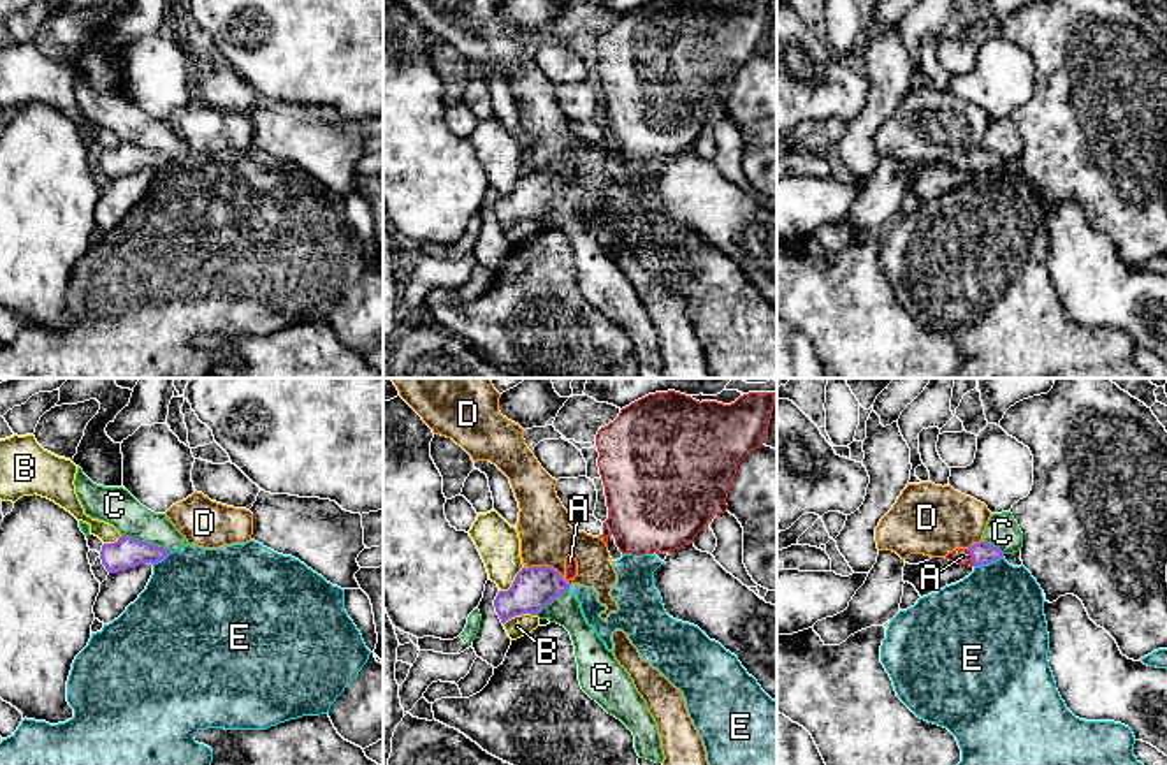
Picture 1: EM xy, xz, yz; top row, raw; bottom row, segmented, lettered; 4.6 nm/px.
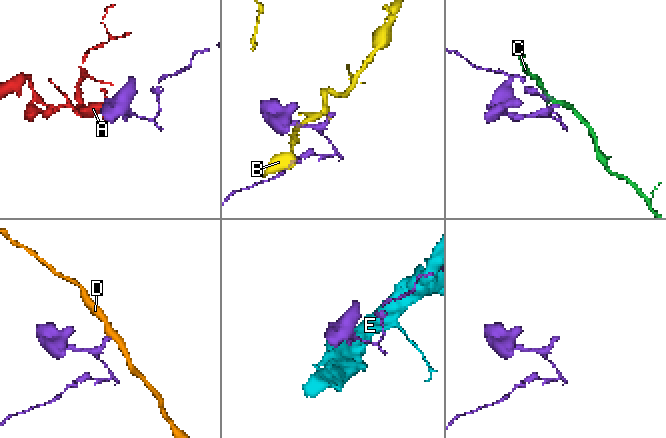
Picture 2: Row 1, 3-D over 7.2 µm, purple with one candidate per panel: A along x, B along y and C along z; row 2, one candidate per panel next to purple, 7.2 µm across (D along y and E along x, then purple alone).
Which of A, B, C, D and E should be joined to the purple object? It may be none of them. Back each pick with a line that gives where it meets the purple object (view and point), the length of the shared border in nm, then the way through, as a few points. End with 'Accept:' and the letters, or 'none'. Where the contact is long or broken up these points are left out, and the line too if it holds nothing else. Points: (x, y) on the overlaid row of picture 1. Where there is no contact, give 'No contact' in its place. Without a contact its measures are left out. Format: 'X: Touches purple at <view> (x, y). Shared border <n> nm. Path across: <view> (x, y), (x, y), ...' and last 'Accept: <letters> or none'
A: Touches purple at yz (972, 558). Shared border 90 nm. Path across: yz (981, 553), (972, 558), (962, 556)
Accept: A

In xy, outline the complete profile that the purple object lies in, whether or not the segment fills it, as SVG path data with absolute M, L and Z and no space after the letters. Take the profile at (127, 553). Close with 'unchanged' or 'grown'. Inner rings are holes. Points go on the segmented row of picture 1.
M121 535L114 543L102 545L100 559L109 573L118 573L144 563L155 565L169 554L163 547Z; unchanged

